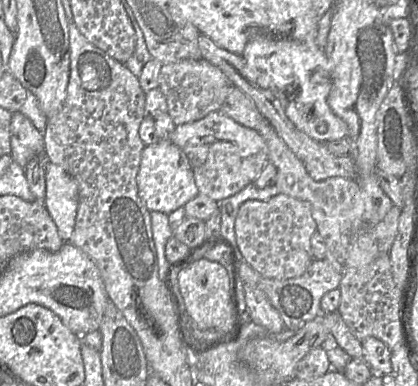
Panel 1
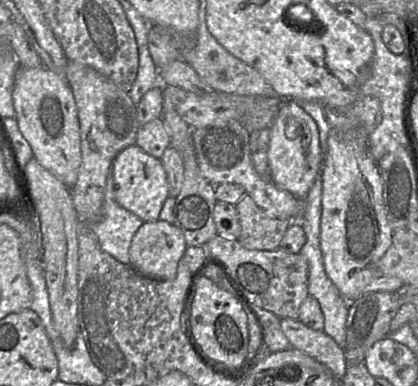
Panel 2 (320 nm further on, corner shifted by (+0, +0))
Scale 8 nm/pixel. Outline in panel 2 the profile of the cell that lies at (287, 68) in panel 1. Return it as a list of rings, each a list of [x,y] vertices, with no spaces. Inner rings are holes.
[[[282,99],[282,105],[269,127],[268,165],[270,180],[279,188],[288,191],[296,198],[304,199],[313,185],[321,162],[319,131],[313,118],[292,99]]]

